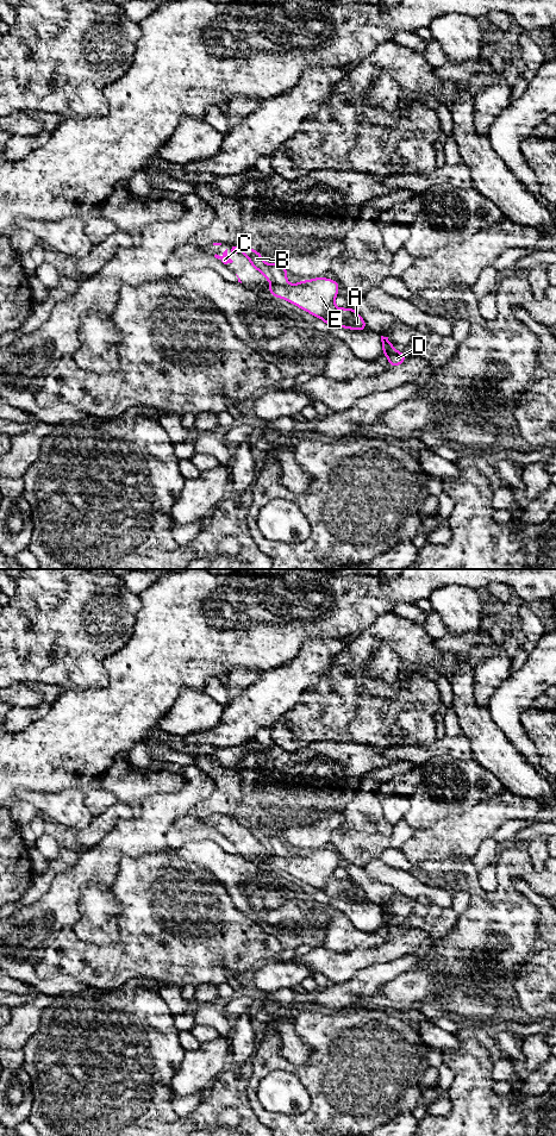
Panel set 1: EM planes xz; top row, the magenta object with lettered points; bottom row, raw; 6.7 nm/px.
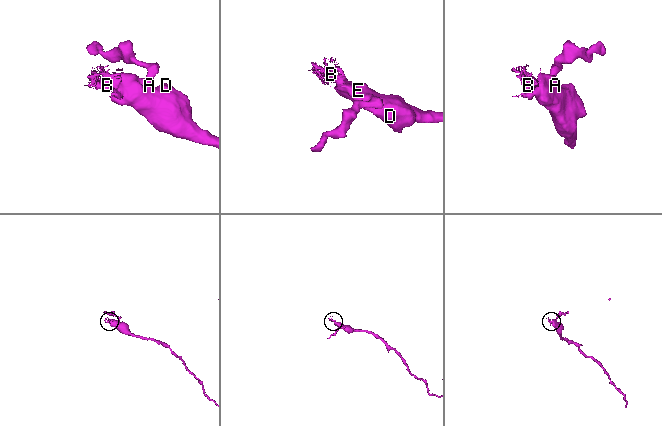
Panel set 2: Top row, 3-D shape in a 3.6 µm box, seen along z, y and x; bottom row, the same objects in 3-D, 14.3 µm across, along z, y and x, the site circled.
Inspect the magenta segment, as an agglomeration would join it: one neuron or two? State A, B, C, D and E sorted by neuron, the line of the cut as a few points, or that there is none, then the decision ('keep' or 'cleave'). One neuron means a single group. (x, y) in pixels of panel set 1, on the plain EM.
A B C / D E | xz (272, 855), (288, 856) | cleave

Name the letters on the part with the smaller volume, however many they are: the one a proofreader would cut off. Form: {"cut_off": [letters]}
{"cut_off": ["A", "B", "C"]}

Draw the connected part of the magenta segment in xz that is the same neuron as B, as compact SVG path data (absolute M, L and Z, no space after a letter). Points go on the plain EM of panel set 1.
M232 818L231 824L245 826L250 836L260 843L265 851L269 851L270 856L288 857L286 847L289 844L287 843L285 835L274 834L273 836L267 836L263 828L256 820L250 820L249 818L242 820Z

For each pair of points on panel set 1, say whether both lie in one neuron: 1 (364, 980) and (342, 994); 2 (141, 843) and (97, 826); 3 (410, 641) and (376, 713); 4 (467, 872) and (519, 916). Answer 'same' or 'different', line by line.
1: same
2: different
3: same
4: different

